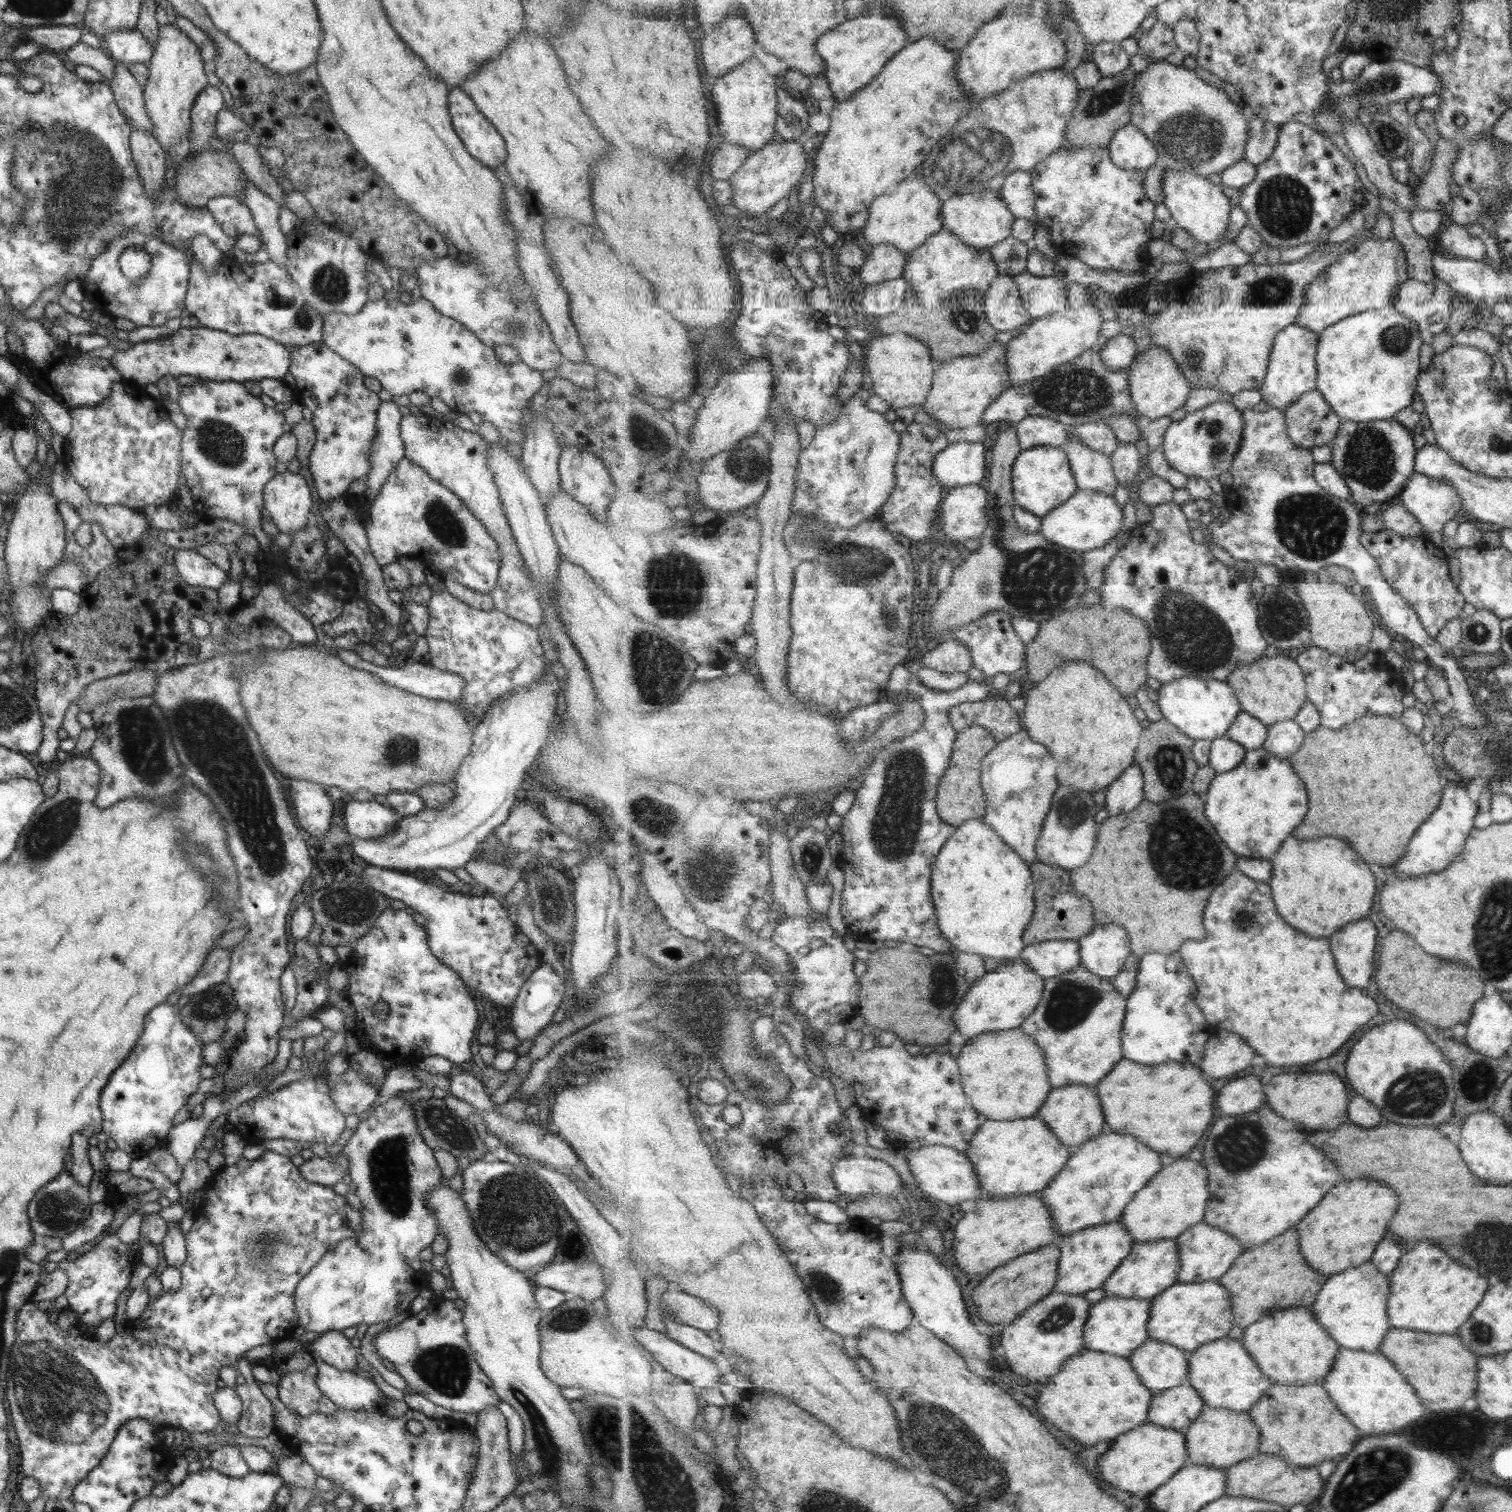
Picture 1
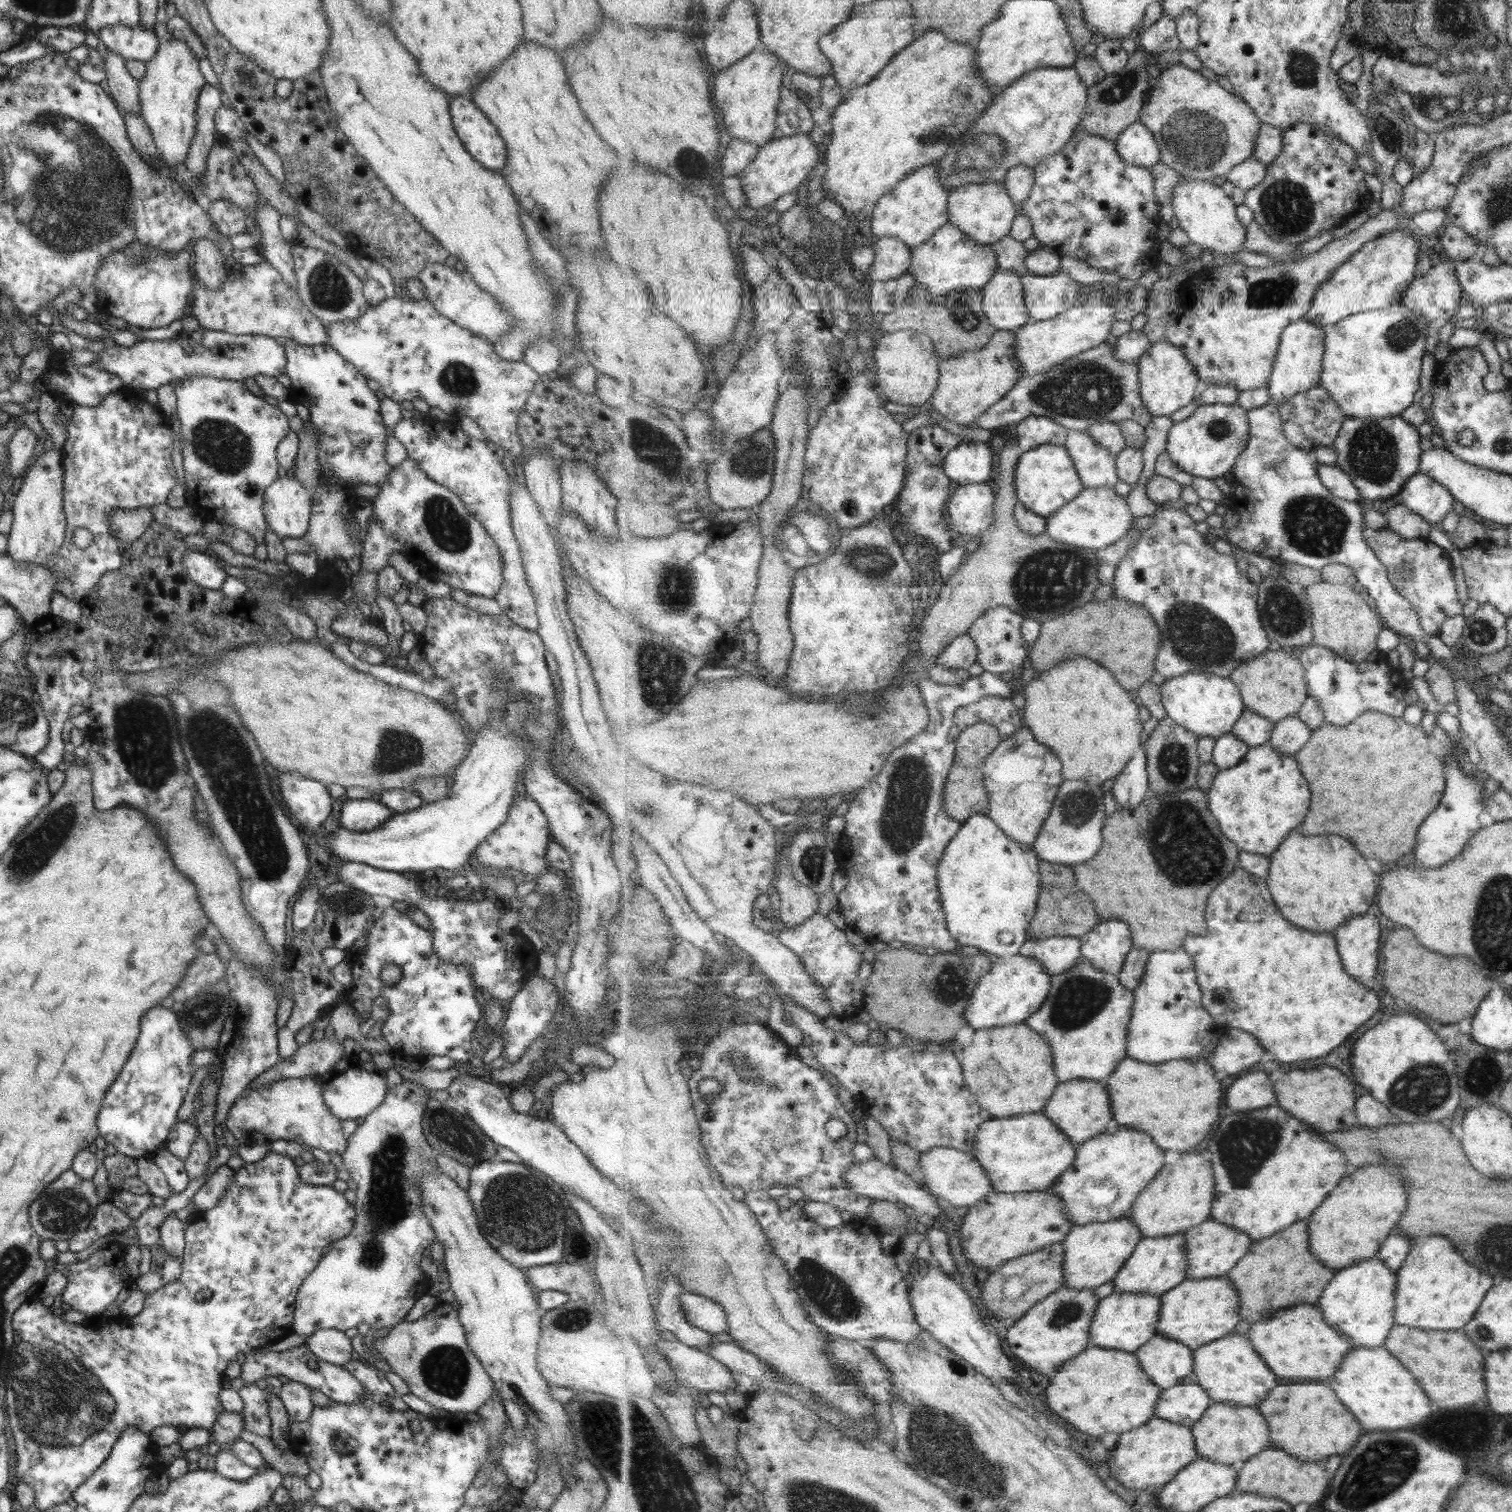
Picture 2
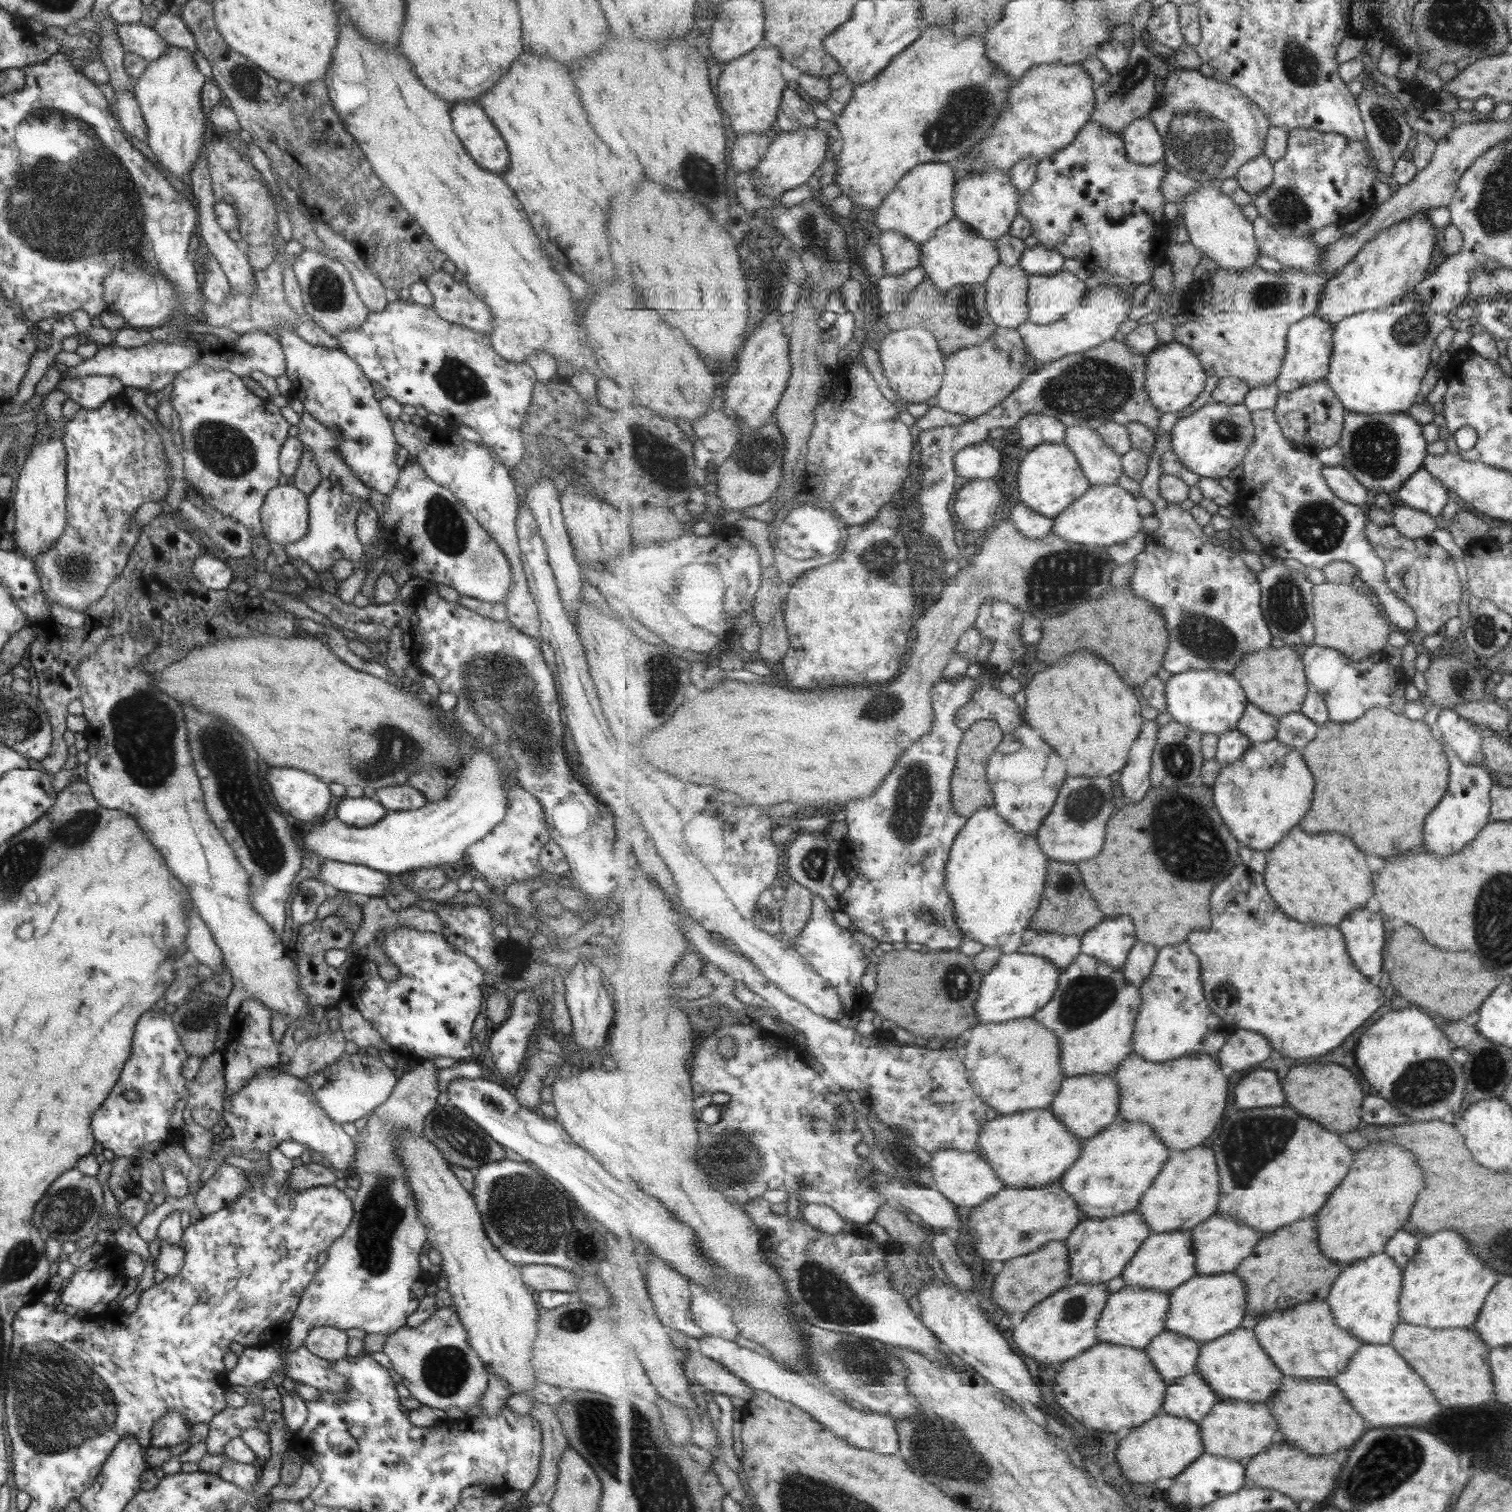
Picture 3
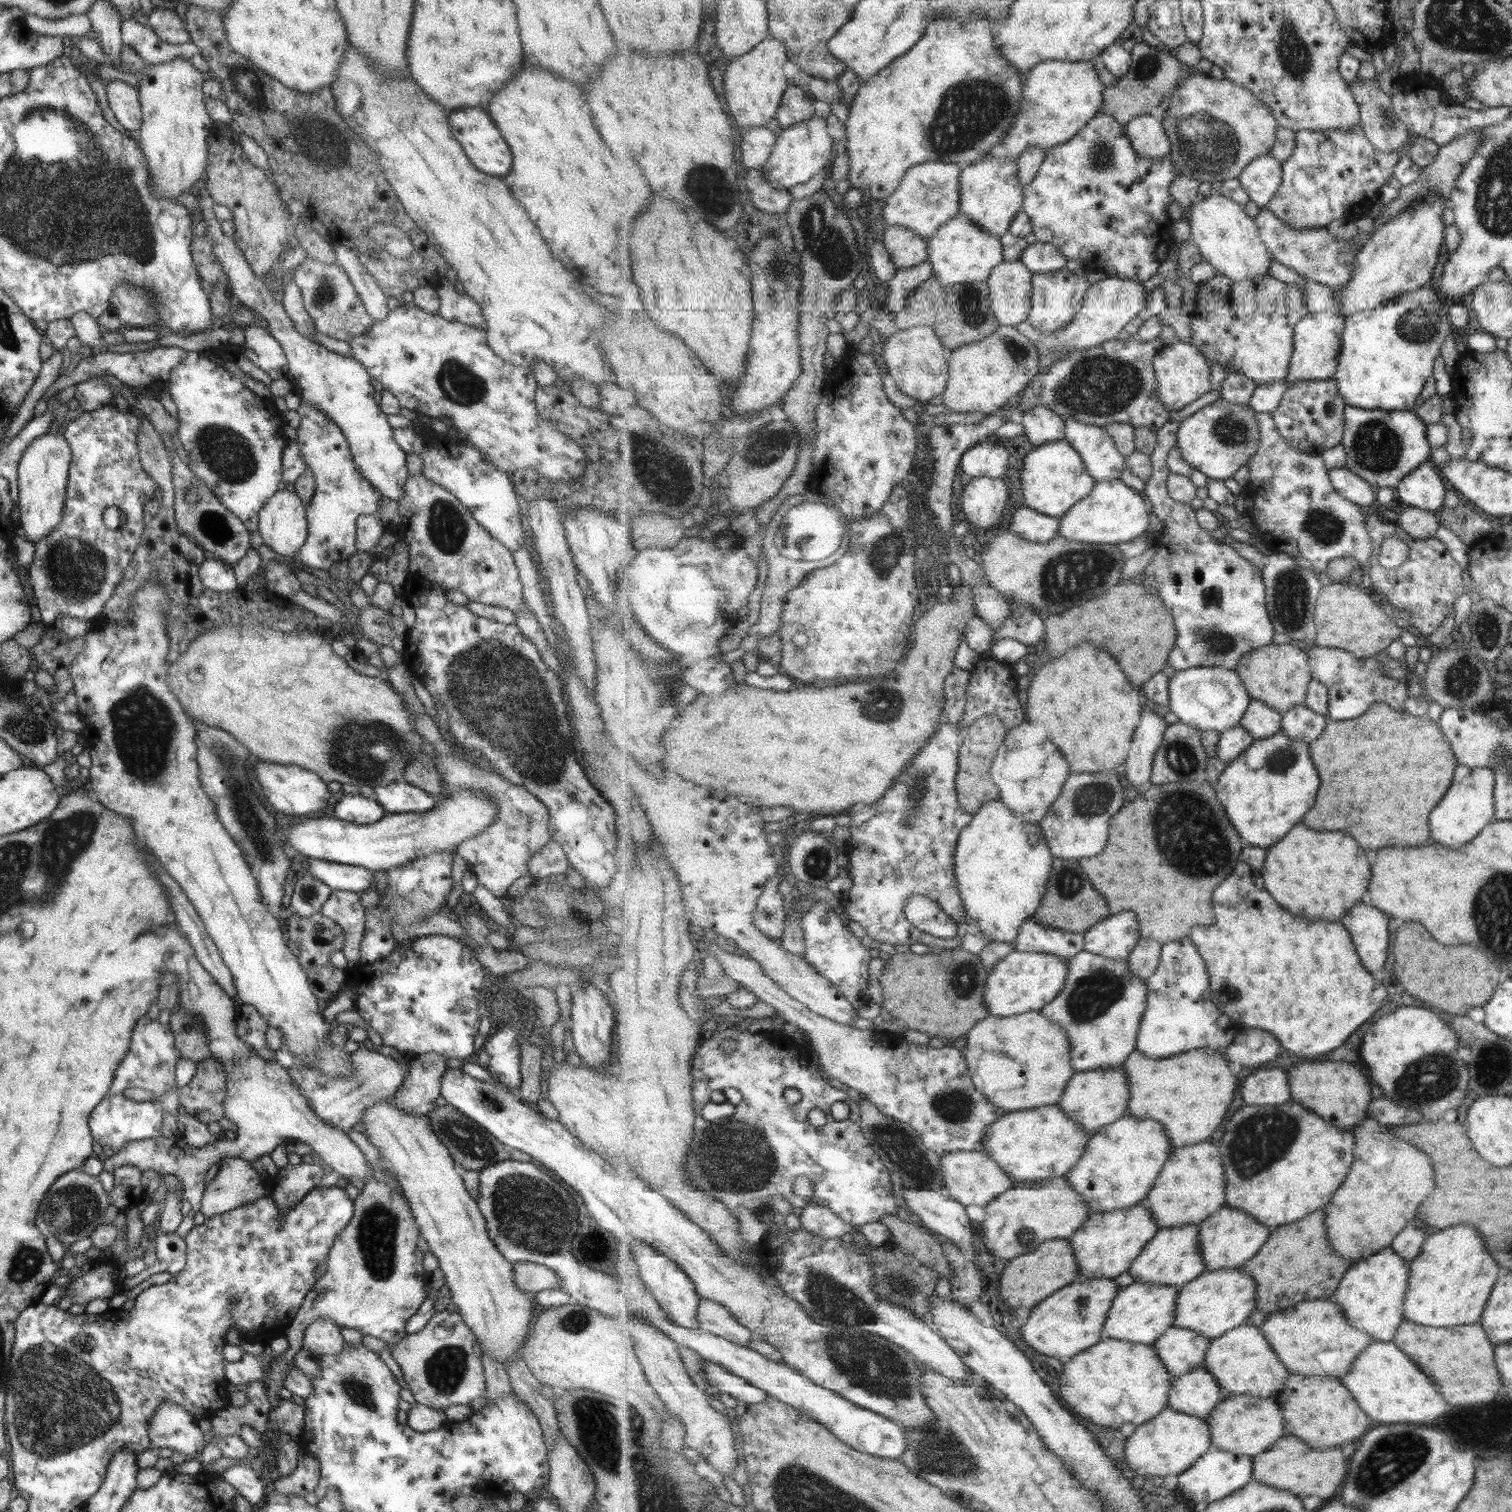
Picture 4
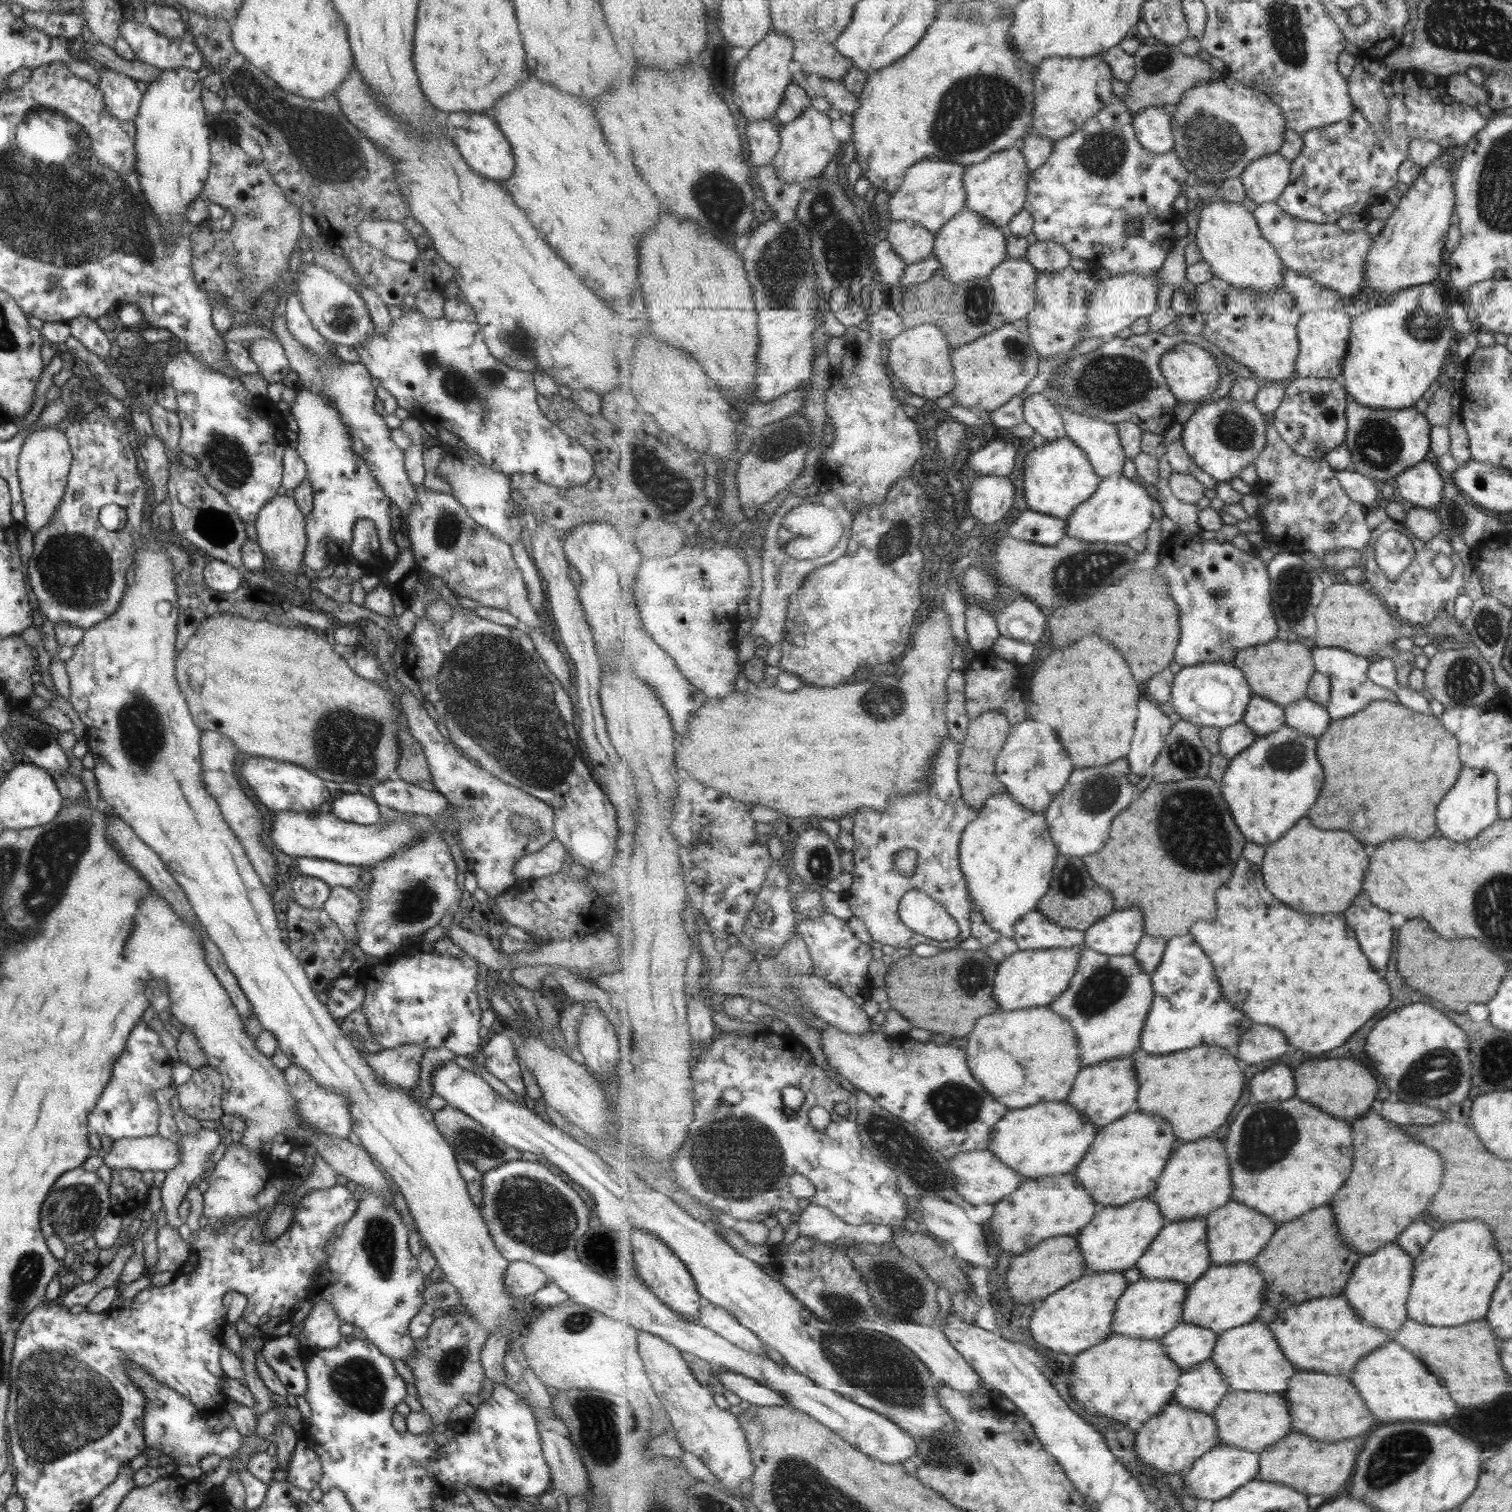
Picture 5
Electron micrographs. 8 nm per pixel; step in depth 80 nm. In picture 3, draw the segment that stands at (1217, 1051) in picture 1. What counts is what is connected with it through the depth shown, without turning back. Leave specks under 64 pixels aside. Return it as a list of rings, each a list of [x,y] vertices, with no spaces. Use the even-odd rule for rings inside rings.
[[[1239,1028],[1230,1034],[1225,1046],[1218,1052],[1217,1059],[1228,1070],[1245,1070],[1249,1066],[1269,1060],[1271,1054],[1273,1046],[1269,1044],[1267,1038],[1263,1038],[1257,1032]]]

